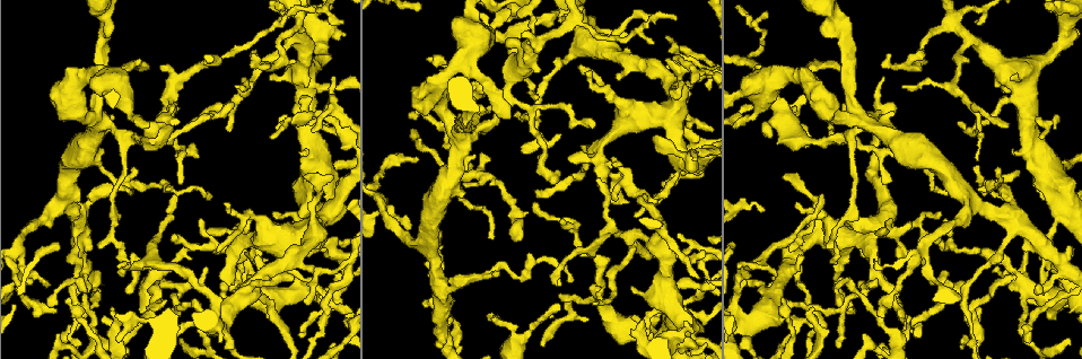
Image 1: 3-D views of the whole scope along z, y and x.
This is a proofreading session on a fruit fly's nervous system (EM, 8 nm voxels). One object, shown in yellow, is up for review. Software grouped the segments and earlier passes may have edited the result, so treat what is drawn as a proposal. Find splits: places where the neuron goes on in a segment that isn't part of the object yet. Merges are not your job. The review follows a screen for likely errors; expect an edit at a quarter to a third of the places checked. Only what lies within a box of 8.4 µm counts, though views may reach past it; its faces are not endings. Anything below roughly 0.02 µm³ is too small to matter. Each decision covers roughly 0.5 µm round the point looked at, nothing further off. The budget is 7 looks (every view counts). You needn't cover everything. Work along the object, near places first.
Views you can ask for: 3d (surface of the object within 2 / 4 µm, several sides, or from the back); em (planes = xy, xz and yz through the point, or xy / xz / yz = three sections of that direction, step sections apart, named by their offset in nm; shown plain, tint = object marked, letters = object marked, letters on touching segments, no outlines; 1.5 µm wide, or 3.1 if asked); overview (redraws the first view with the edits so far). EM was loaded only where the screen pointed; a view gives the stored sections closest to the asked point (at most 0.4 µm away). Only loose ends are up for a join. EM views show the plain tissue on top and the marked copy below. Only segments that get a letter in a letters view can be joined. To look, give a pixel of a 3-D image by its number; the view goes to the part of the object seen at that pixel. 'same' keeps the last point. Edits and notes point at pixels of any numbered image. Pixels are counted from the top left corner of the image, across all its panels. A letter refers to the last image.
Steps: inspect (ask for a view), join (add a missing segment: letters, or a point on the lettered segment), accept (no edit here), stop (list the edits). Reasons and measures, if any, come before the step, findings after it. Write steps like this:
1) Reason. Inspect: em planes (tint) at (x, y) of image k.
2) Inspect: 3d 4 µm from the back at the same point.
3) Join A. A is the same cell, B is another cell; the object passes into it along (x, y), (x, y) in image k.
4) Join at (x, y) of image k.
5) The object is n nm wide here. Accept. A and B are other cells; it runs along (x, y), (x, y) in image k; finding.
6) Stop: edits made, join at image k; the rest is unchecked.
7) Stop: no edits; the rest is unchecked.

An open end. Inspect: em yz step 8 (letters) at (307, 305) of image 1.

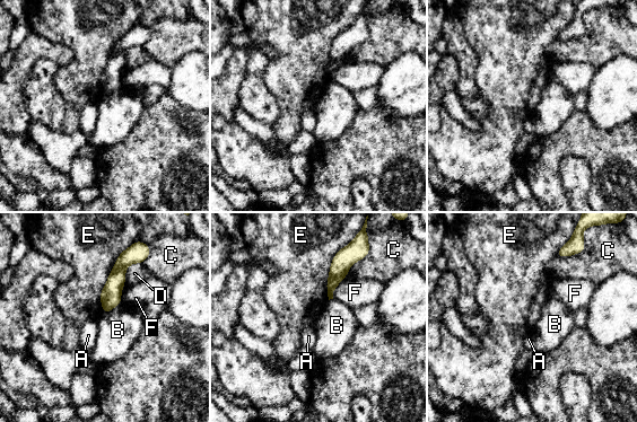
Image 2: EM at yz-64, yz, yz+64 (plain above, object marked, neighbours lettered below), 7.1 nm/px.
Cut it another way. Inspect: em planes (letters) at the same point.

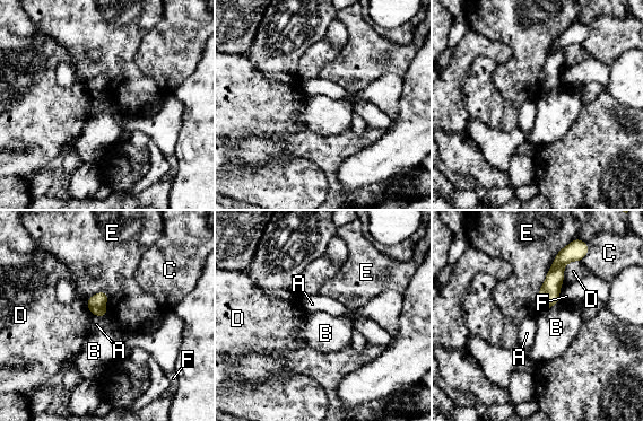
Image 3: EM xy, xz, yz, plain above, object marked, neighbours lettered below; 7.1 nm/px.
Accept. A, B, C, D, E and F are other cells; it runs along (570, 259), (556, 269), (544, 307) in image 3; none of them fits.

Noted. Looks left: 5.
An open end. Inspect: 3d 2 µm from the back at (124, 291) of image 1.

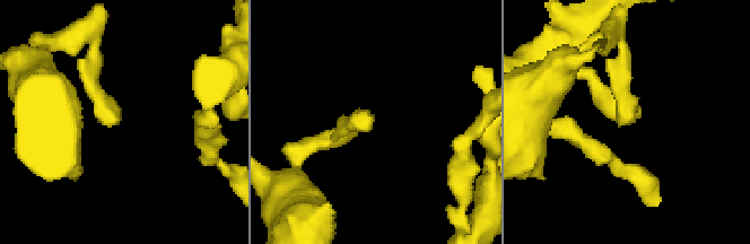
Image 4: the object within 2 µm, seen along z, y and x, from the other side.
Inspect: em yz step 8 (letters) at (115, 120) of image 4.

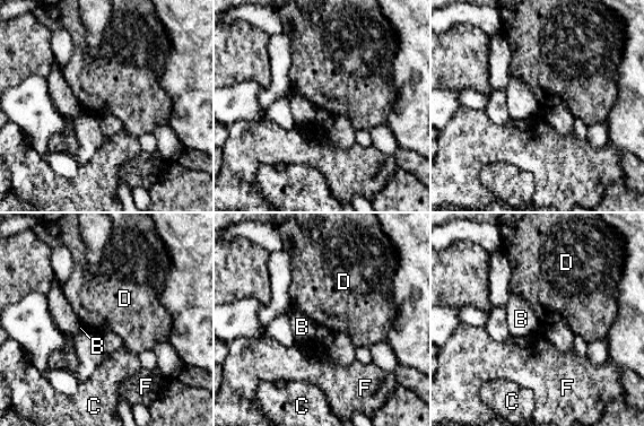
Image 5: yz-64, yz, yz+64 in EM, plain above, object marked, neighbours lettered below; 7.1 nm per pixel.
Another direction. Inspect: em planes (letters) at the same point.

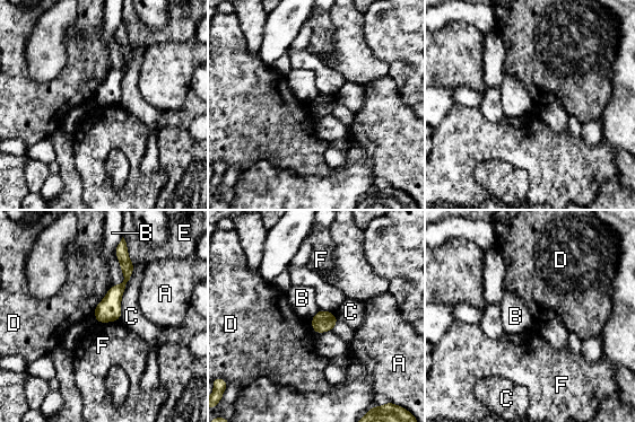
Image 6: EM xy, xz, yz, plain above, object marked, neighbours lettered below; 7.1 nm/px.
Accept. A, B, C, D, E and F are other cells; it runs along (123, 255), (127, 279), (99, 319) in image 6; none of them fits.

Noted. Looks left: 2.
Free end. Inspect: 3d 4 µm at (1013, 148) of image 1.

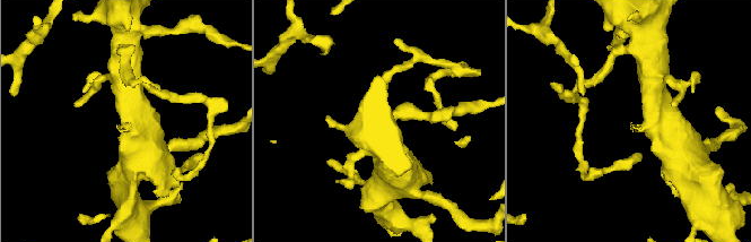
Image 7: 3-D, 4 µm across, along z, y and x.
Inspect: em xy step 8 (letters) at (130, 123) of image 7.

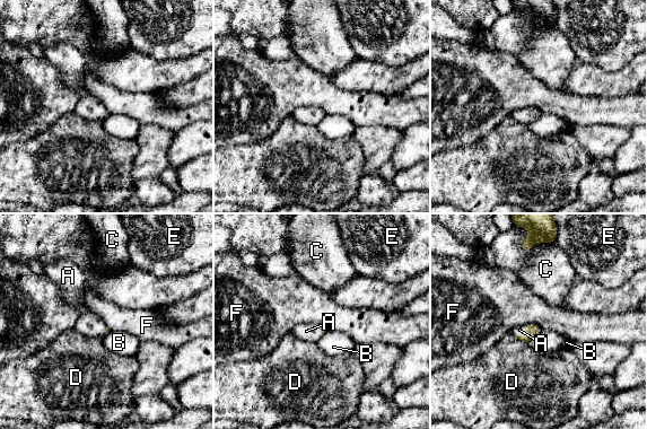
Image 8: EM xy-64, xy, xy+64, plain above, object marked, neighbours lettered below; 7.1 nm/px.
Join A. A is the same cell, B, C, D, E and F are other cells; the object passes into it along (532, 330), (525, 334), (519, 330) in image 8; the neuron continues.

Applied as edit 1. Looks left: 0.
Stop: edits made, join at image 8; the rest is unchecked.

